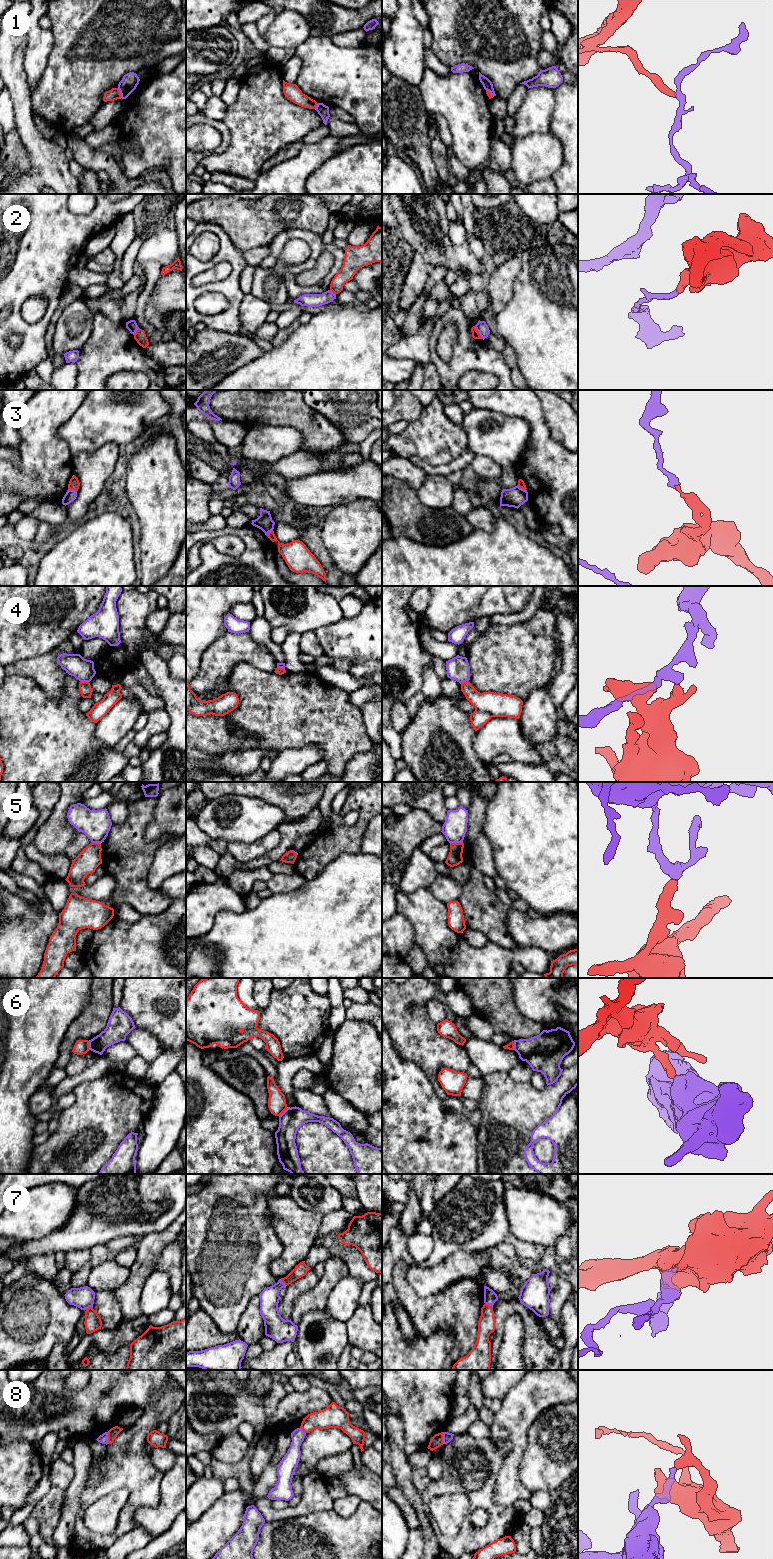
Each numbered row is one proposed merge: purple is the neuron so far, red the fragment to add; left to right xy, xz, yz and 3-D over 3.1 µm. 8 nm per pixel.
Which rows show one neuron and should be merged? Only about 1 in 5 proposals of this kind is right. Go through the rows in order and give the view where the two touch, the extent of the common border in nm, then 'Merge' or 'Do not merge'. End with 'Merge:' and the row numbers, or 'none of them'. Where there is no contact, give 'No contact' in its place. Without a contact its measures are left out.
1: Touches purple in xy. Shared border 90 nm. Do not merge
2: Touches purple in yz. Shared border 120 nm. Do not merge
3: Touches purple in xy. Shared border 80 nm. Do not merge
4: Touches purple in xy. Shared border 70 nm. Do not merge
5: Touches purple in yz. Shared border 110 nm. Do not merge
6: Touches purple in xz. Shared border 100 nm. Do not merge
7: Touches purple in yz. Shared border 70 nm. Do not merge
8: Touches purple in xy. Shared border 100 nm. Do not merge
Merge: none of them

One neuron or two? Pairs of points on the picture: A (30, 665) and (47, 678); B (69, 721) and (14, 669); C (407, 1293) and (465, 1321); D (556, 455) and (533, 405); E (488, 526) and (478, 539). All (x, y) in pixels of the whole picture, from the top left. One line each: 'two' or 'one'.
A: one
B: two
C: one
D: one
E: two

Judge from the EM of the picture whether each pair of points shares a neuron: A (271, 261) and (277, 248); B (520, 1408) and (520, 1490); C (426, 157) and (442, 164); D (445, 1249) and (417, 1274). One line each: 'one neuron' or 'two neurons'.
A: one neuron
B: one neuron
C: two neurons
D: two neurons

